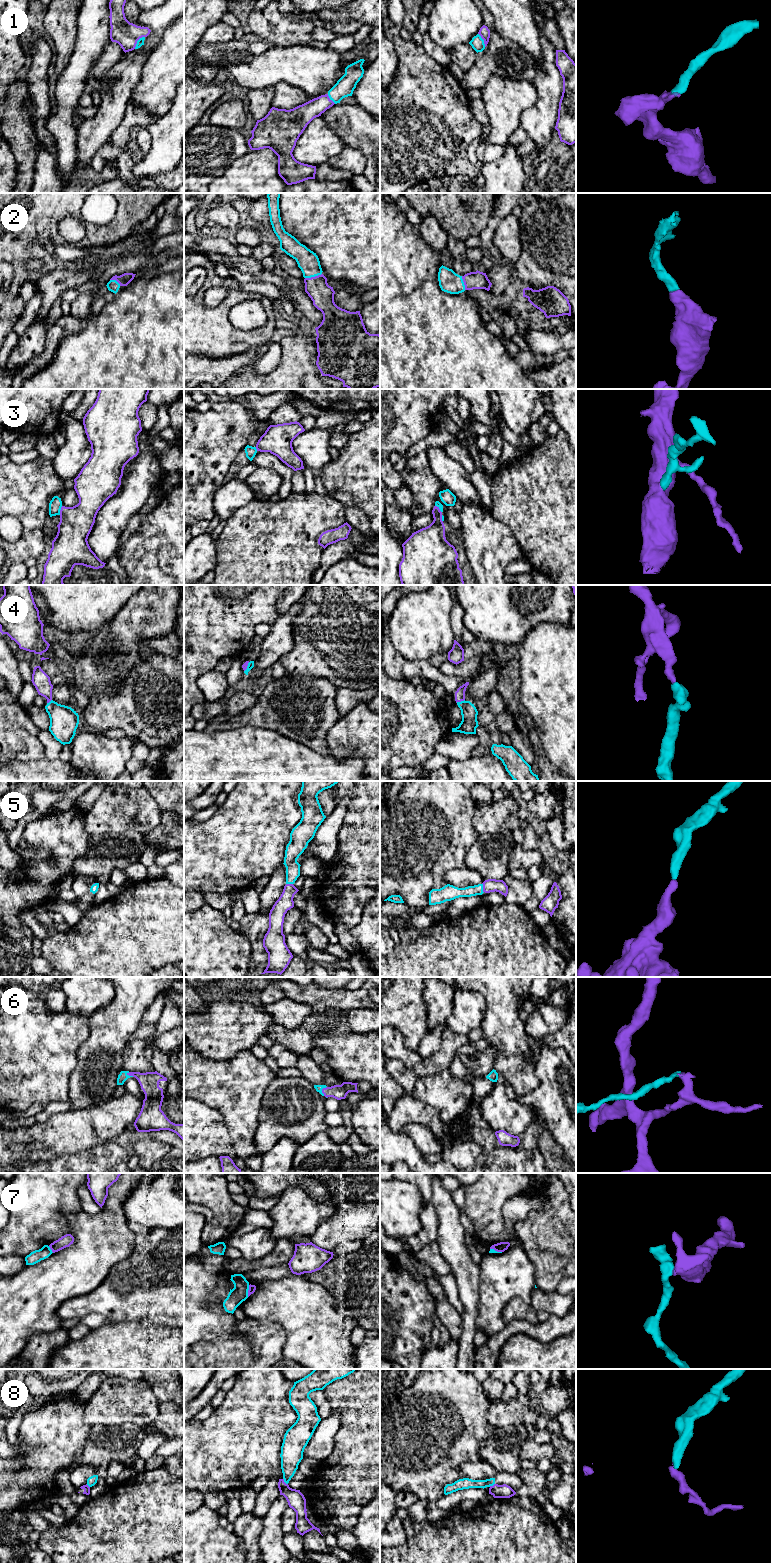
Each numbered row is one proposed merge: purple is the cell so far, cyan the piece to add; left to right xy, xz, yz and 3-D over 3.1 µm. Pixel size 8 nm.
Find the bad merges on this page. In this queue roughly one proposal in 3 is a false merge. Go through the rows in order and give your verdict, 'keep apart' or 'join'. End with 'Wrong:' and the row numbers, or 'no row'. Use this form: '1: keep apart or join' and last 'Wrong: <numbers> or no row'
1: join
2: join
3: join
4: join
5: join
6: join
7: keep apart
8: keep apart
Wrong: 7, 8

